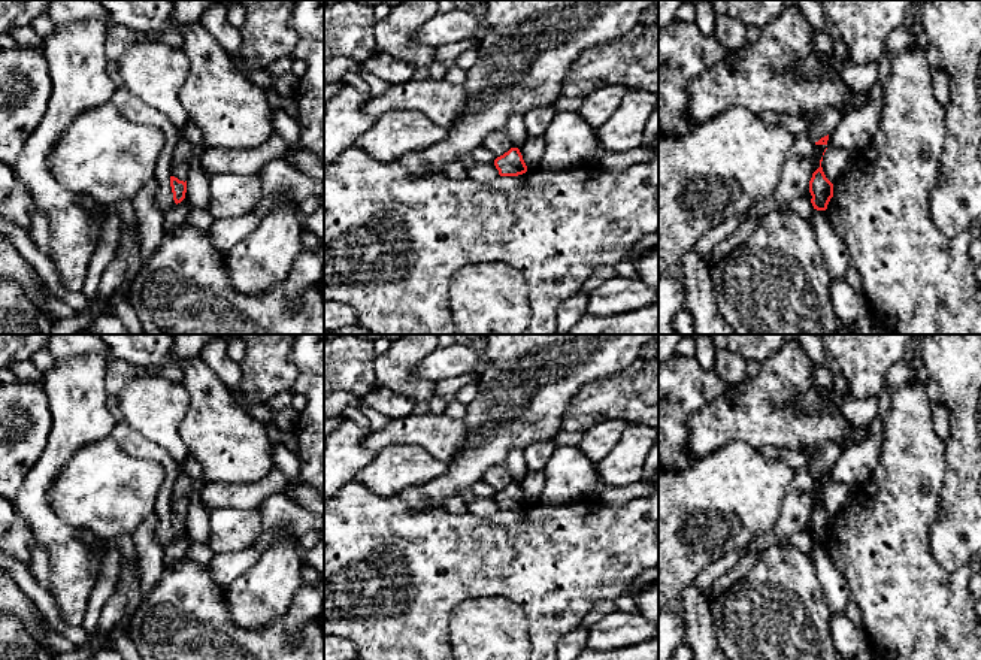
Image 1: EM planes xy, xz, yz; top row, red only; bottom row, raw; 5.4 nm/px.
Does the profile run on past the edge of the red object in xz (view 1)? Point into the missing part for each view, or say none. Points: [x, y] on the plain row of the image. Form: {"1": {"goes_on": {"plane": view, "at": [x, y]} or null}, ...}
{"1": {"goes_on": null}}

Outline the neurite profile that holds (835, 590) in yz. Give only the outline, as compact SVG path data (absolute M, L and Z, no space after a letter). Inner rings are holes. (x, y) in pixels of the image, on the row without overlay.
M814 544L809 557L817 570L817 578L830 612L845 612L851 594L847 581L833 564L829 550L826 545Z

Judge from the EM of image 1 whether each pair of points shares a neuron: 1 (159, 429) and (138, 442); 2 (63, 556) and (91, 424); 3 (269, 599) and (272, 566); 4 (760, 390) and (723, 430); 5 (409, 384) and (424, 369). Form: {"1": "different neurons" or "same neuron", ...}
{"1": "different neurons", "2": "different neurons", "3": "same neuron", "4": "same neuron", "5": "different neurons"}

